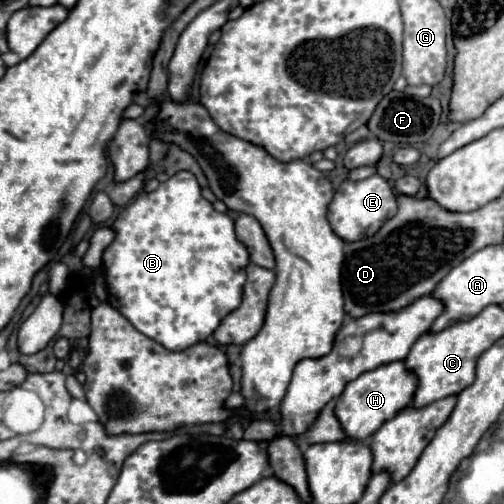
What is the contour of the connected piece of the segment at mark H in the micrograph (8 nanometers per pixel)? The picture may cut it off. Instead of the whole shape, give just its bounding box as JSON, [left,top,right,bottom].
[334,361,416,441]

